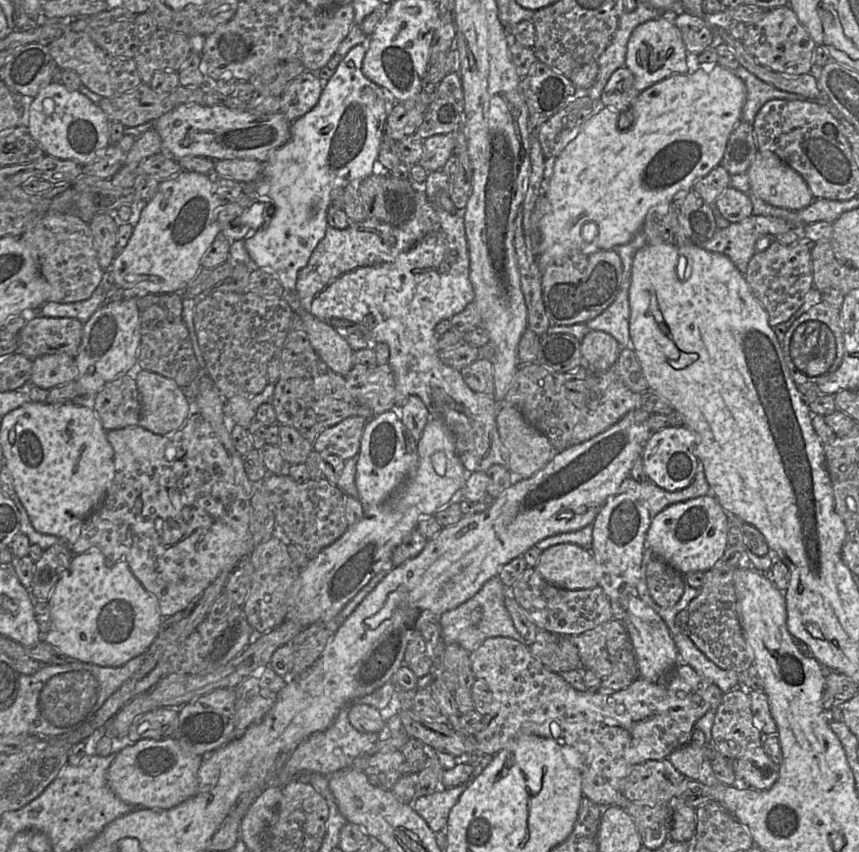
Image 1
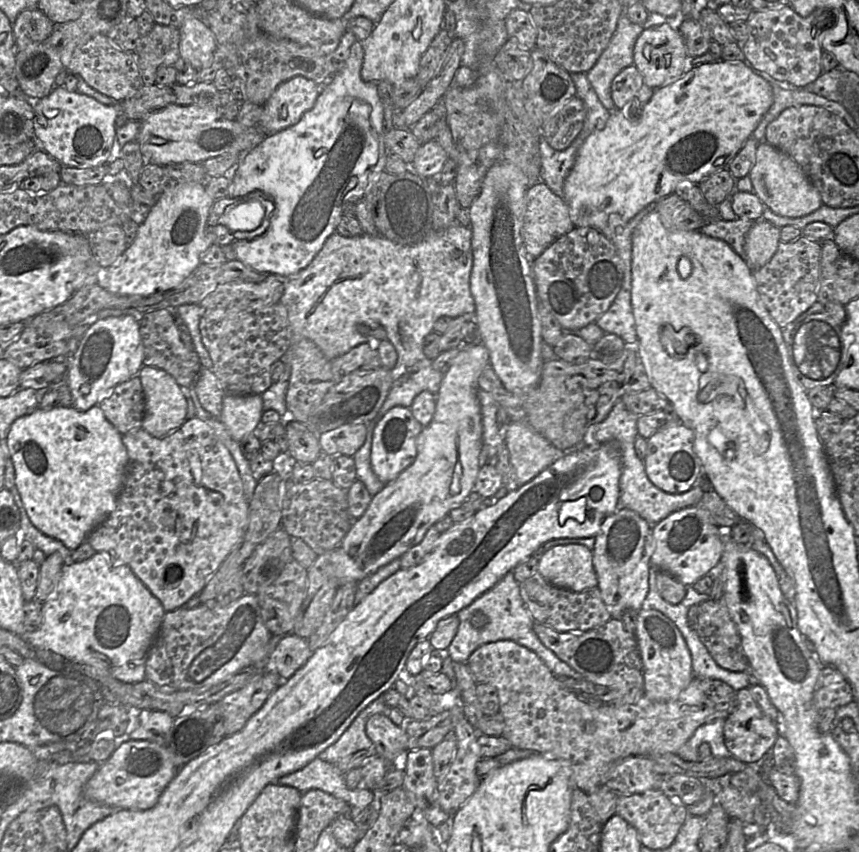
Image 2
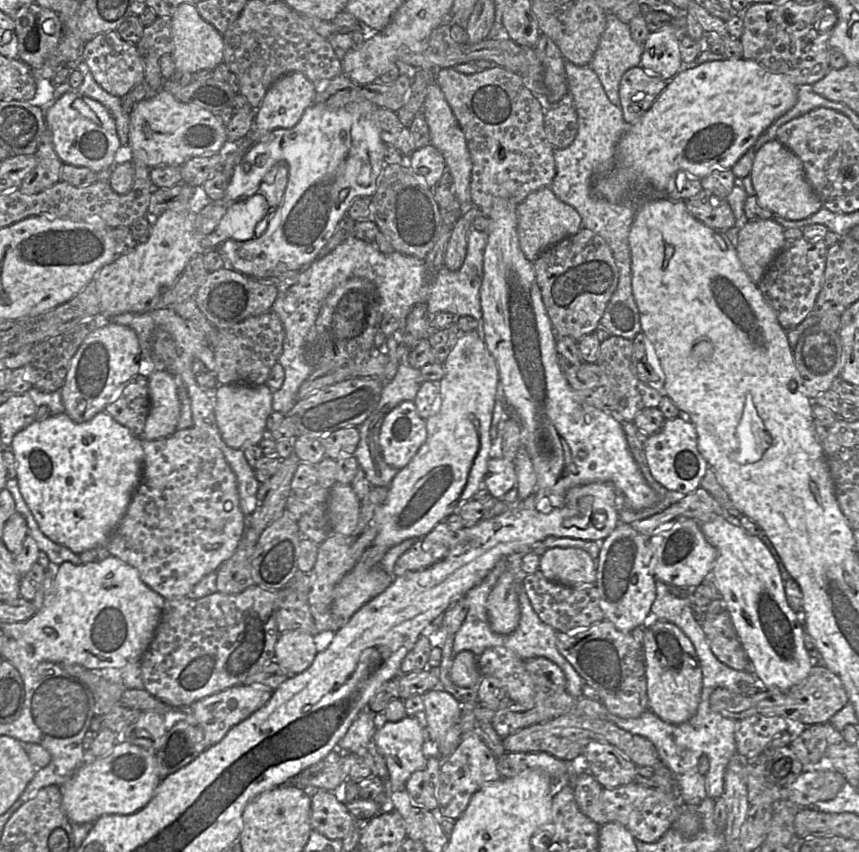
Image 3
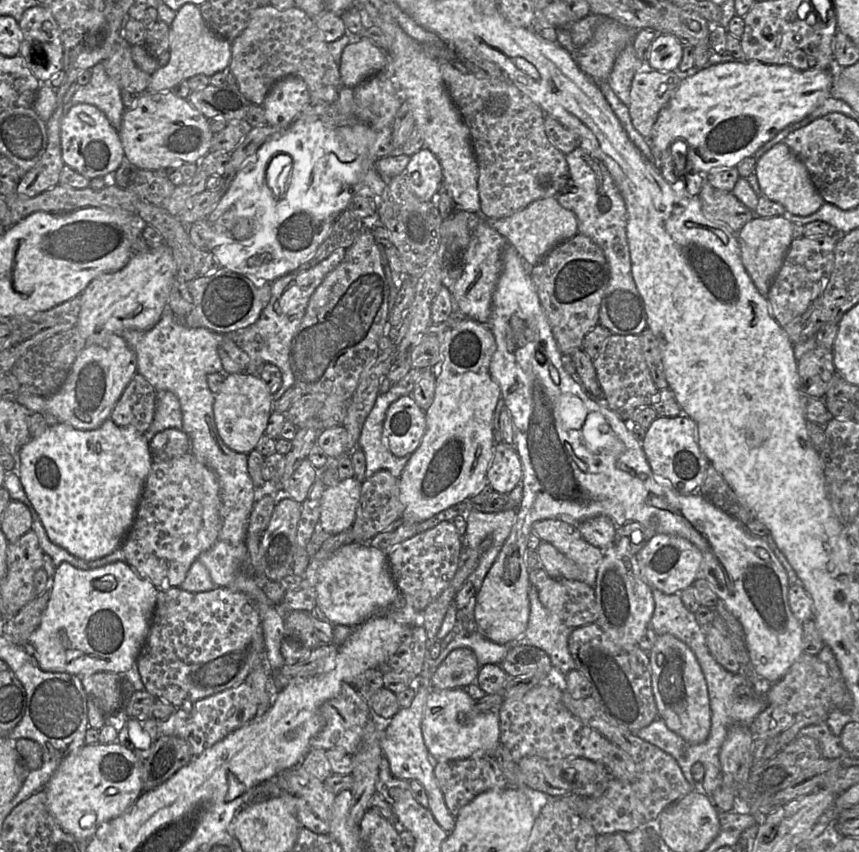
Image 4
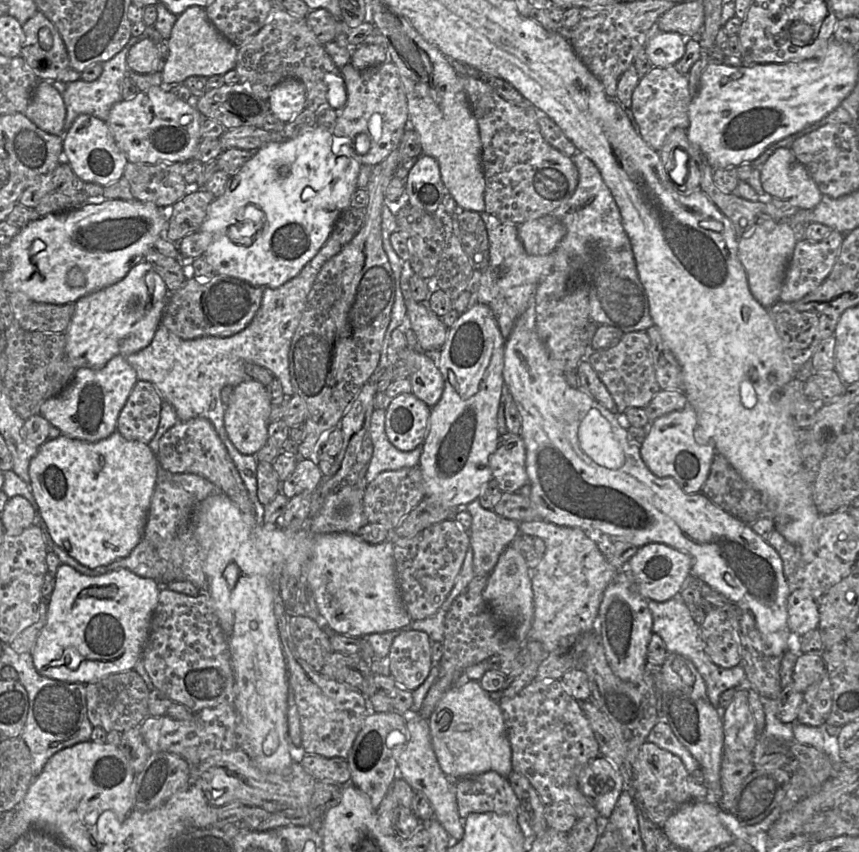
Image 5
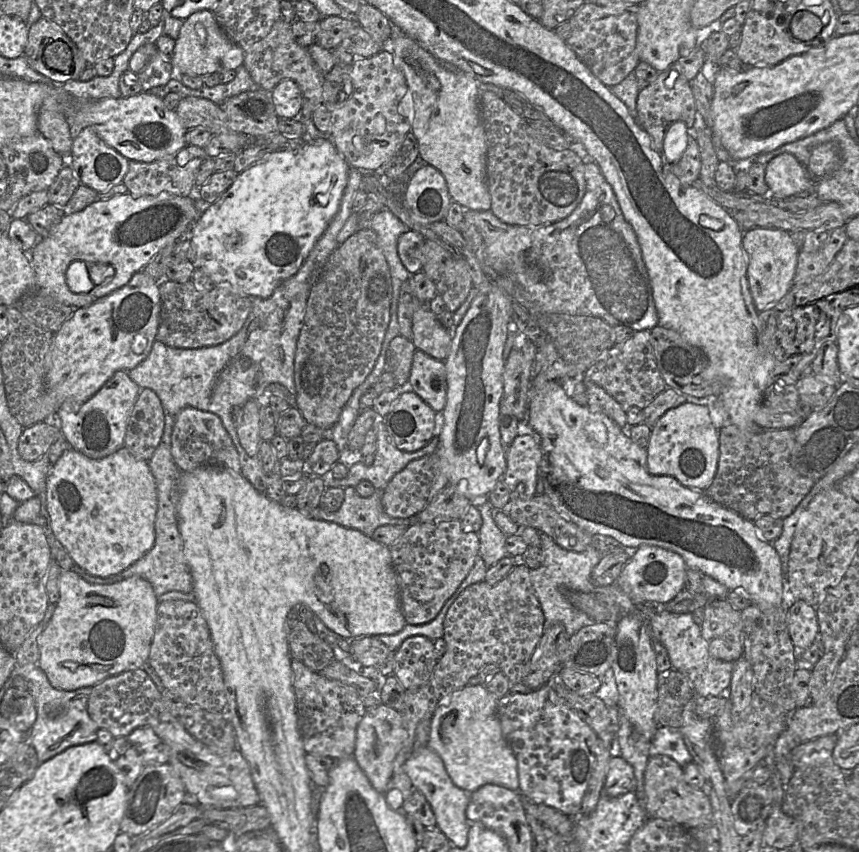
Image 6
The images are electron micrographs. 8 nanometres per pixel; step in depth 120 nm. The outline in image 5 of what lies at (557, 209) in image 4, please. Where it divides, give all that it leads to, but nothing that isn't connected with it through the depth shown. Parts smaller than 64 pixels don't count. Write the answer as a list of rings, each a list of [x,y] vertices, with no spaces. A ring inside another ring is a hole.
[[[549,214],[517,226],[518,237],[529,255],[540,256],[552,252],[566,234],[565,226]]]

